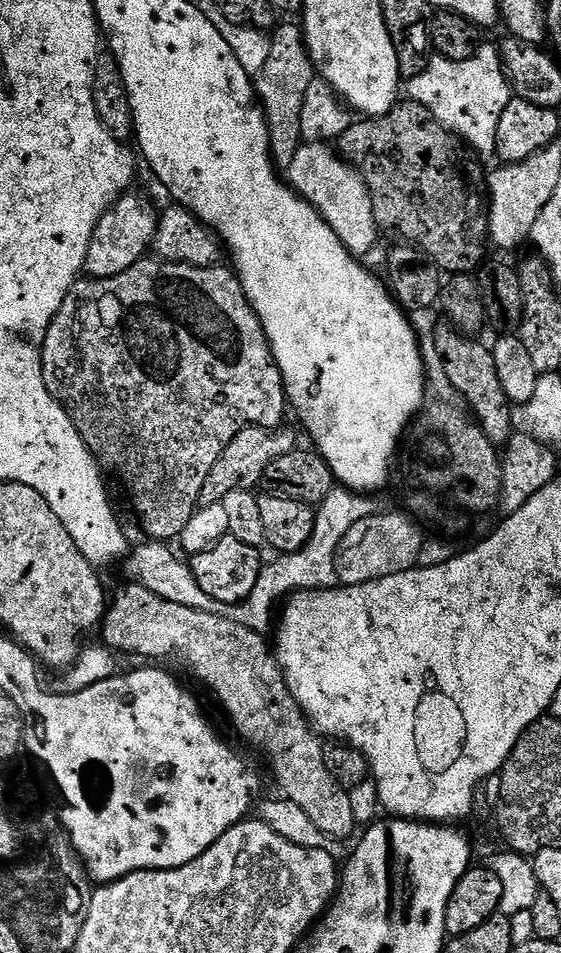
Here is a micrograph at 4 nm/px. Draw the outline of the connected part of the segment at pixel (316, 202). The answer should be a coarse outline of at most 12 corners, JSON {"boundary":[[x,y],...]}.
{"boundary":[[304,142],[286,180],[357,258],[378,229],[360,173]]}

